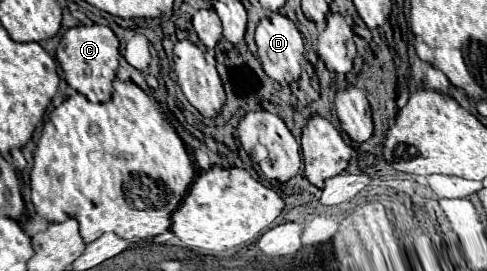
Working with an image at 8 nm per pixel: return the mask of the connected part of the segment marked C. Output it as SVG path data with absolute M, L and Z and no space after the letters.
M77 25L65 31L57 47L57 61L65 73L65 81L93 103L105 103L113 93L113 79L119 65L119 41L105 25Z

